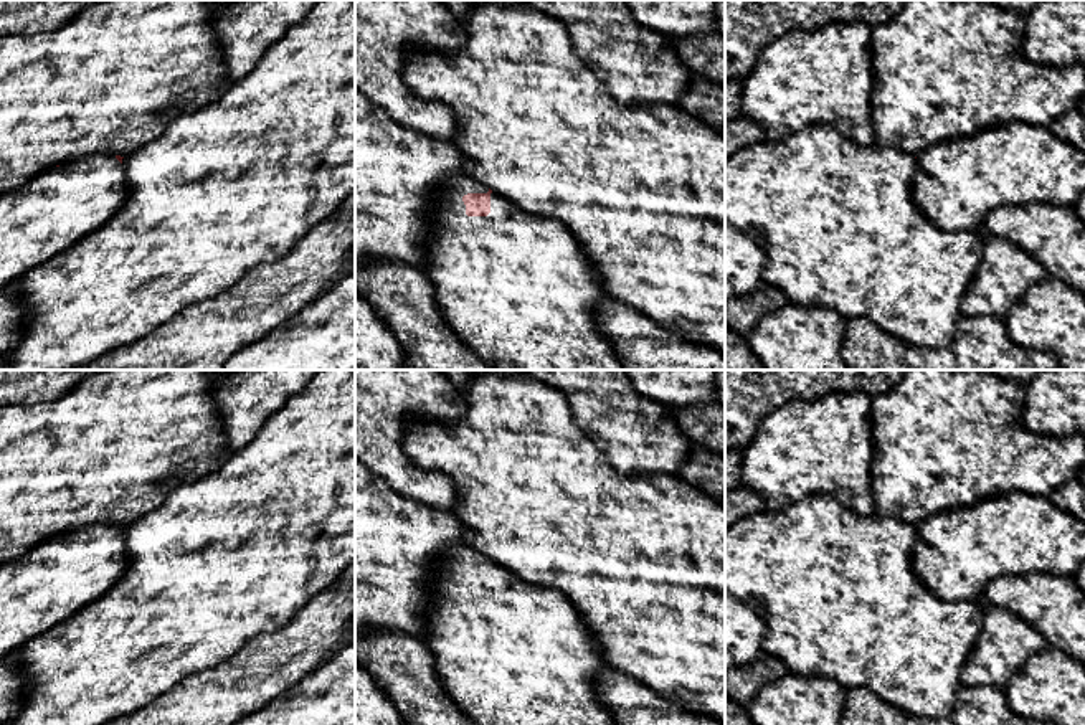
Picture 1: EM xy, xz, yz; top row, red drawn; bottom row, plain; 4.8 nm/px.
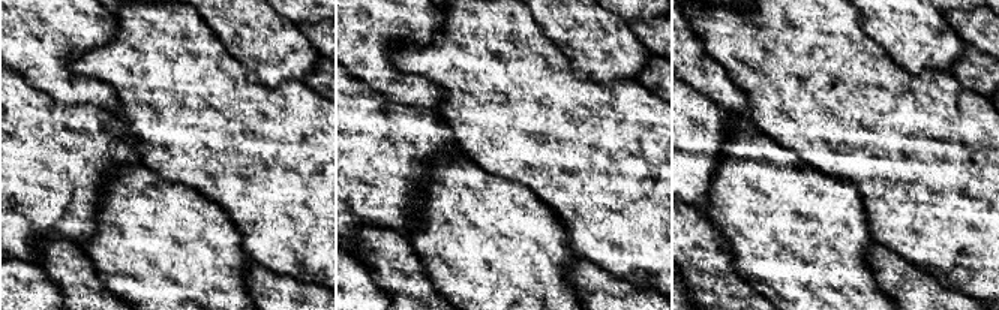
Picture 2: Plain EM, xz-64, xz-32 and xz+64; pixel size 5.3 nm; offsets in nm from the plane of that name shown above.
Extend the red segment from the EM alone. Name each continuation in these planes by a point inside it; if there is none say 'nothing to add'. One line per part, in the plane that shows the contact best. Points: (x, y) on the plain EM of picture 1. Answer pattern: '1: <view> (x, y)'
1: xz (511, 653)

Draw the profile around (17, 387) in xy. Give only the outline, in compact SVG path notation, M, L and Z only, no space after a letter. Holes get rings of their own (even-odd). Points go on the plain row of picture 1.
M0 370L0 408L58 400L99 372L104 370Z

